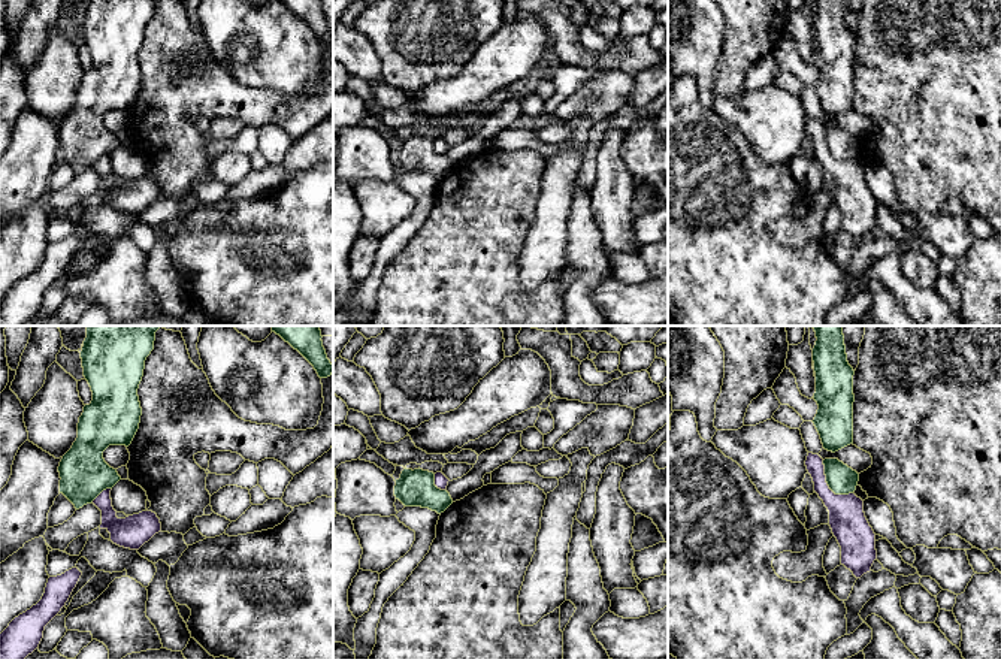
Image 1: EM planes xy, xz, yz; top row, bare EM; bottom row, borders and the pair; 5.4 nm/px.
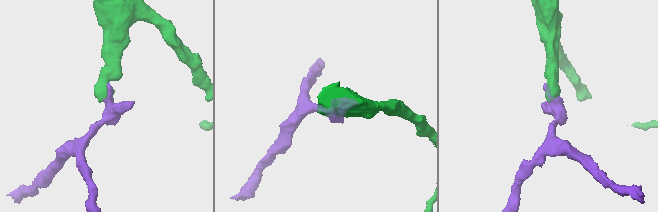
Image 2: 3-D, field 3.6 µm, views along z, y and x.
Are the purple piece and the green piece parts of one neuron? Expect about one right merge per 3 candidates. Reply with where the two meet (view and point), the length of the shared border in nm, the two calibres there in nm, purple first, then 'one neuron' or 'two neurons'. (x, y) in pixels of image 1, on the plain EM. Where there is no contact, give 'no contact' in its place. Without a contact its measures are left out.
contact yz (828, 151); length 240 nm; calibres 200 and 160 nm; two neurons

